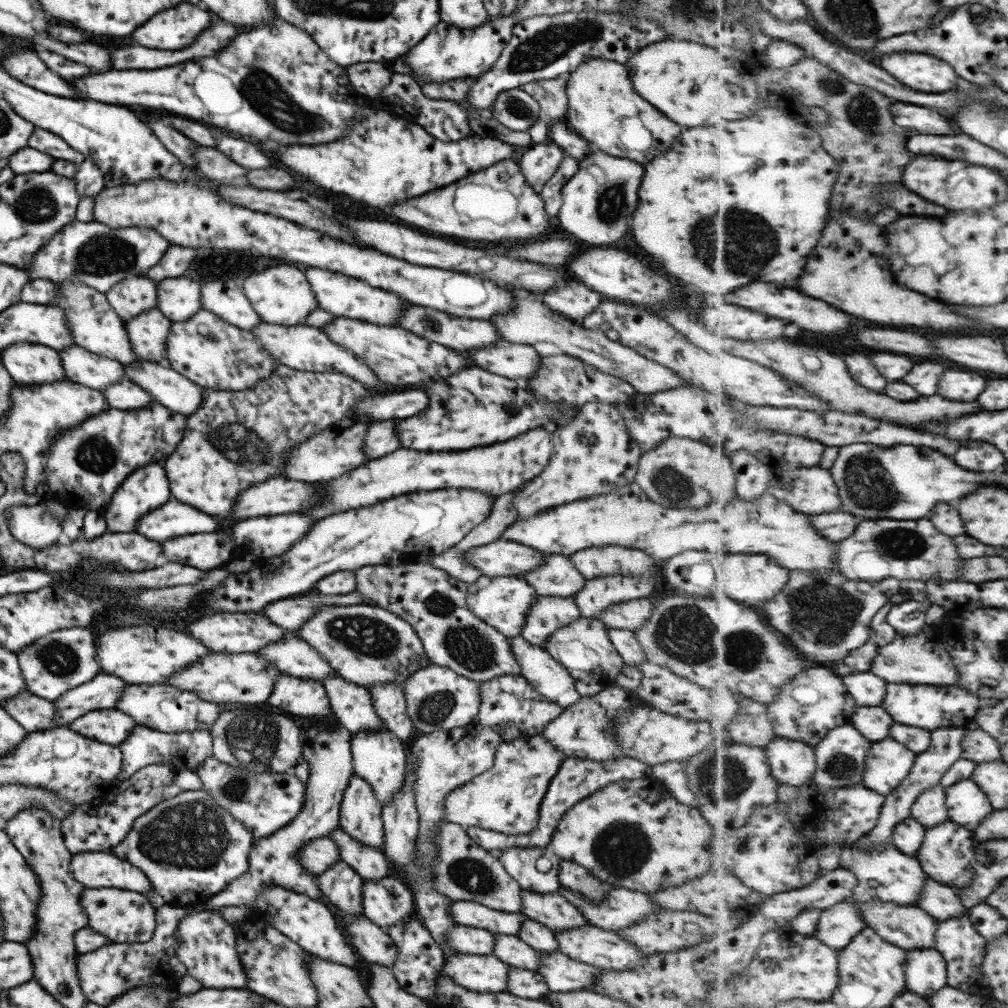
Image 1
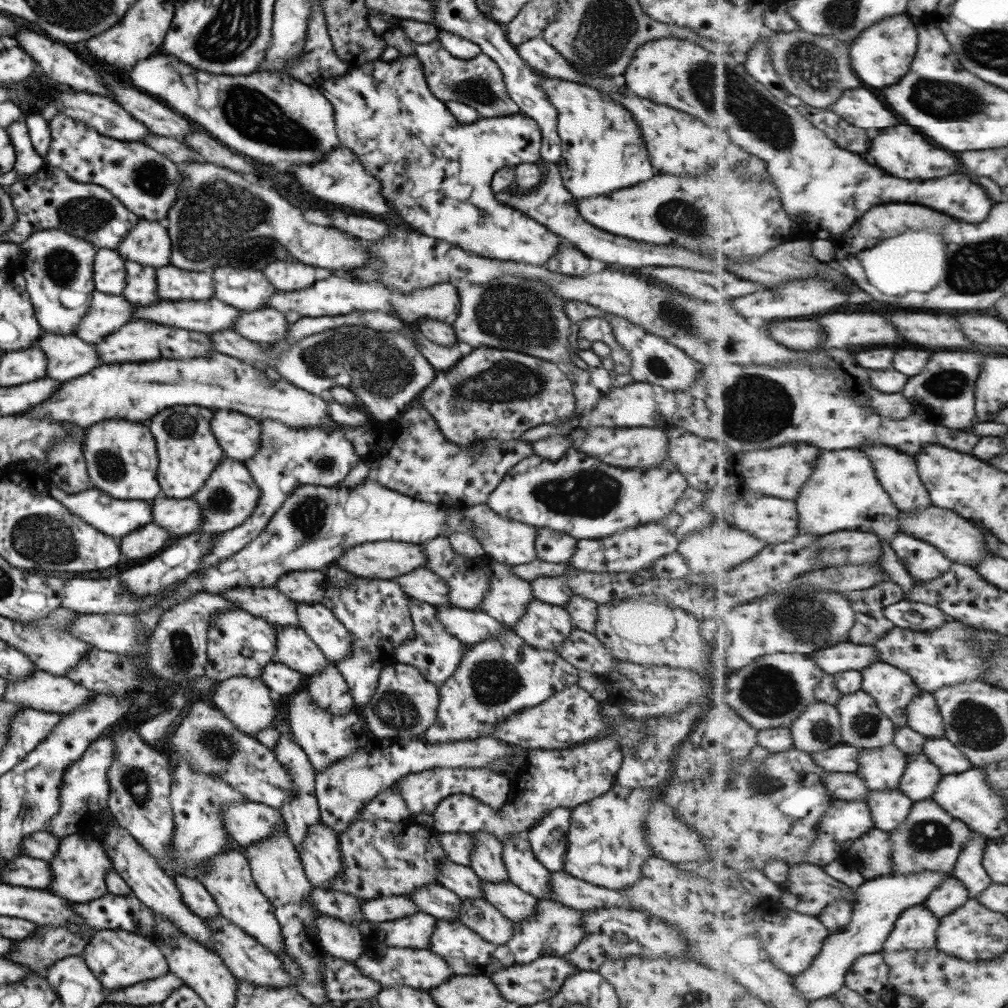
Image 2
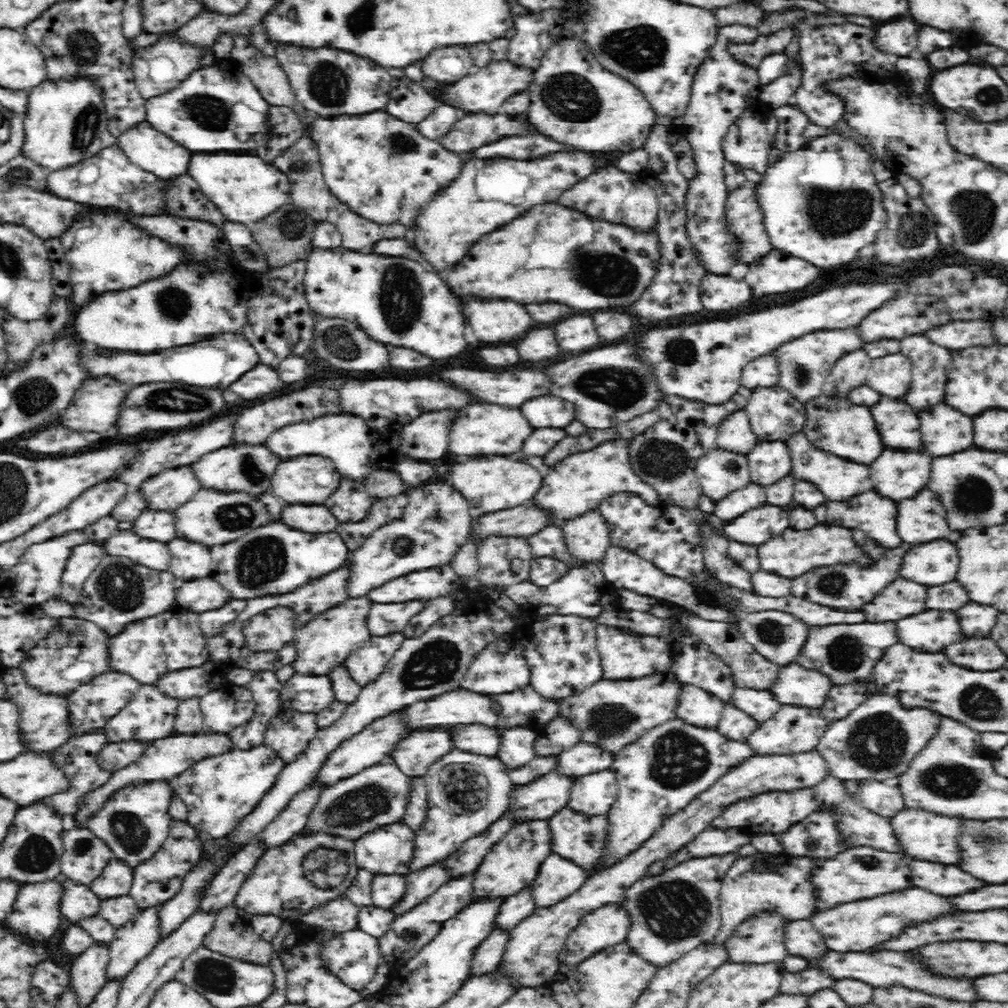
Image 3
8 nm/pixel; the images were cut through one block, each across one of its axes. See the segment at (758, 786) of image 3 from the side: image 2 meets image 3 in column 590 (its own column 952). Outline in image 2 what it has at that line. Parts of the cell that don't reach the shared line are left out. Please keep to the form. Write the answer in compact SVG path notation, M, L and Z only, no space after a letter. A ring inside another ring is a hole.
M955 876L945 879L937 890L931 893L926 905L940 918L950 915L970 899L965 883Z

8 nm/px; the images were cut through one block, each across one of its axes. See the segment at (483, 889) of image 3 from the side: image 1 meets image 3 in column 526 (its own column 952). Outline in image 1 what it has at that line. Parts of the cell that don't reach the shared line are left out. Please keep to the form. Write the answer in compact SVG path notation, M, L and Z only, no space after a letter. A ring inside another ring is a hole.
M953 820L943 821L926 829L925 840L917 858L929 877L960 890L969 886L974 877L972 868L977 848L976 834Z

